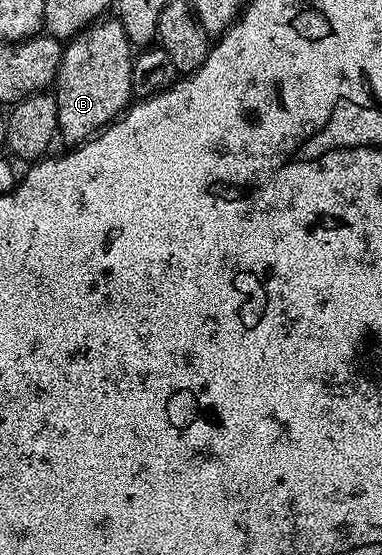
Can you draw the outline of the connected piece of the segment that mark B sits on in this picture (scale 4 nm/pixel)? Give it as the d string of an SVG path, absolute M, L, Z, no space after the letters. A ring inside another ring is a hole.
M107 16L102 20L91 23L90 26L86 26L81 34L75 35L64 45L63 55L61 56L61 64L59 65L59 71L55 77L53 83L53 93L55 95L55 103L57 104L57 120L59 121L59 134L65 141L71 142L67 144L82 144L89 138L95 137L101 130L106 130L116 118L122 115L123 111L131 105L133 101L133 95L131 92L131 63L133 61L133 43L125 36L125 28L119 23L118 17Z

